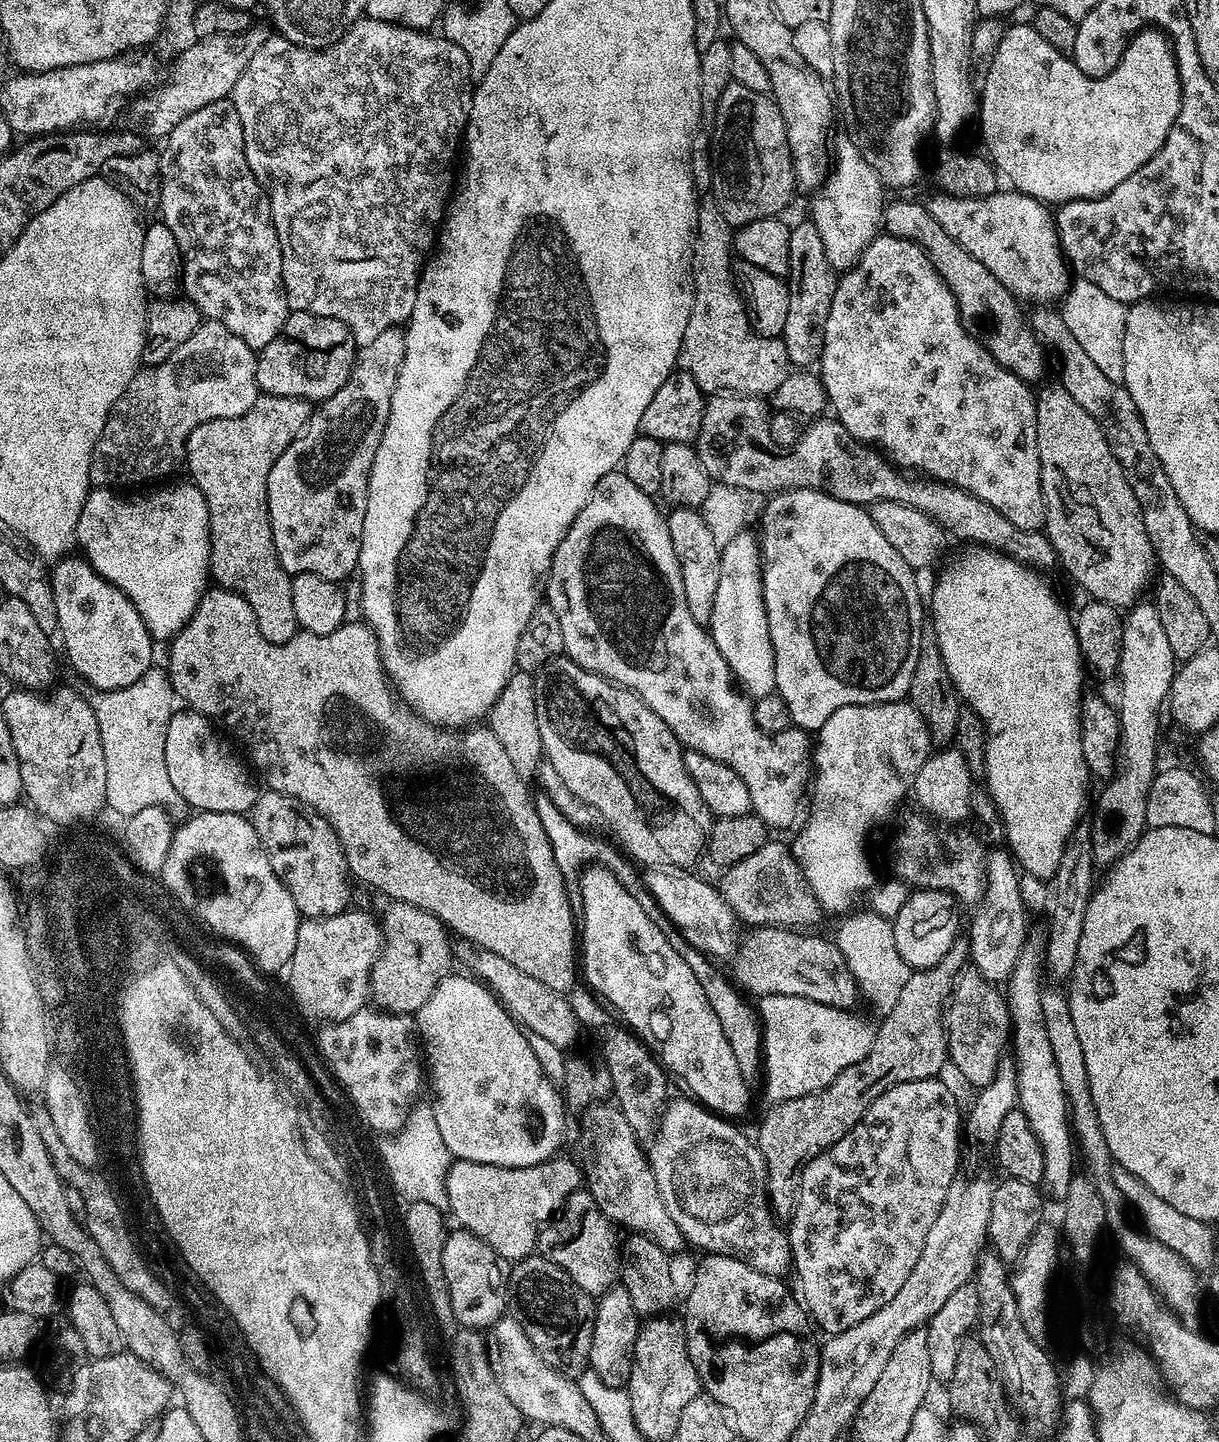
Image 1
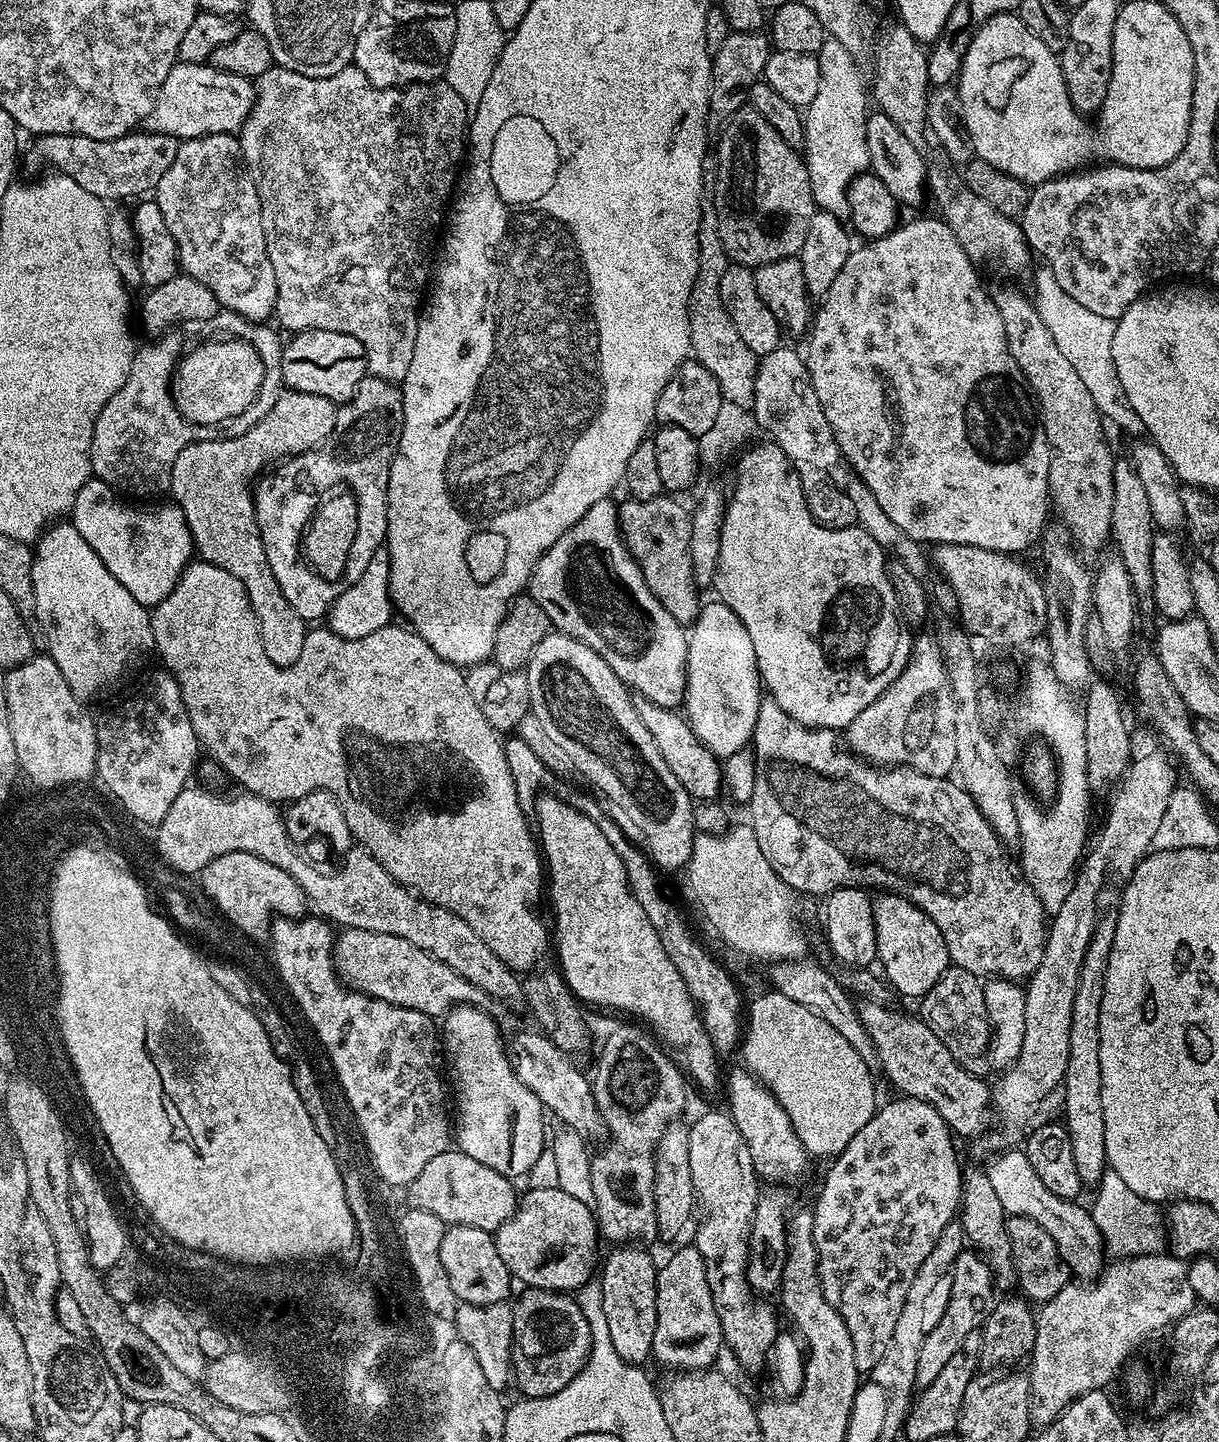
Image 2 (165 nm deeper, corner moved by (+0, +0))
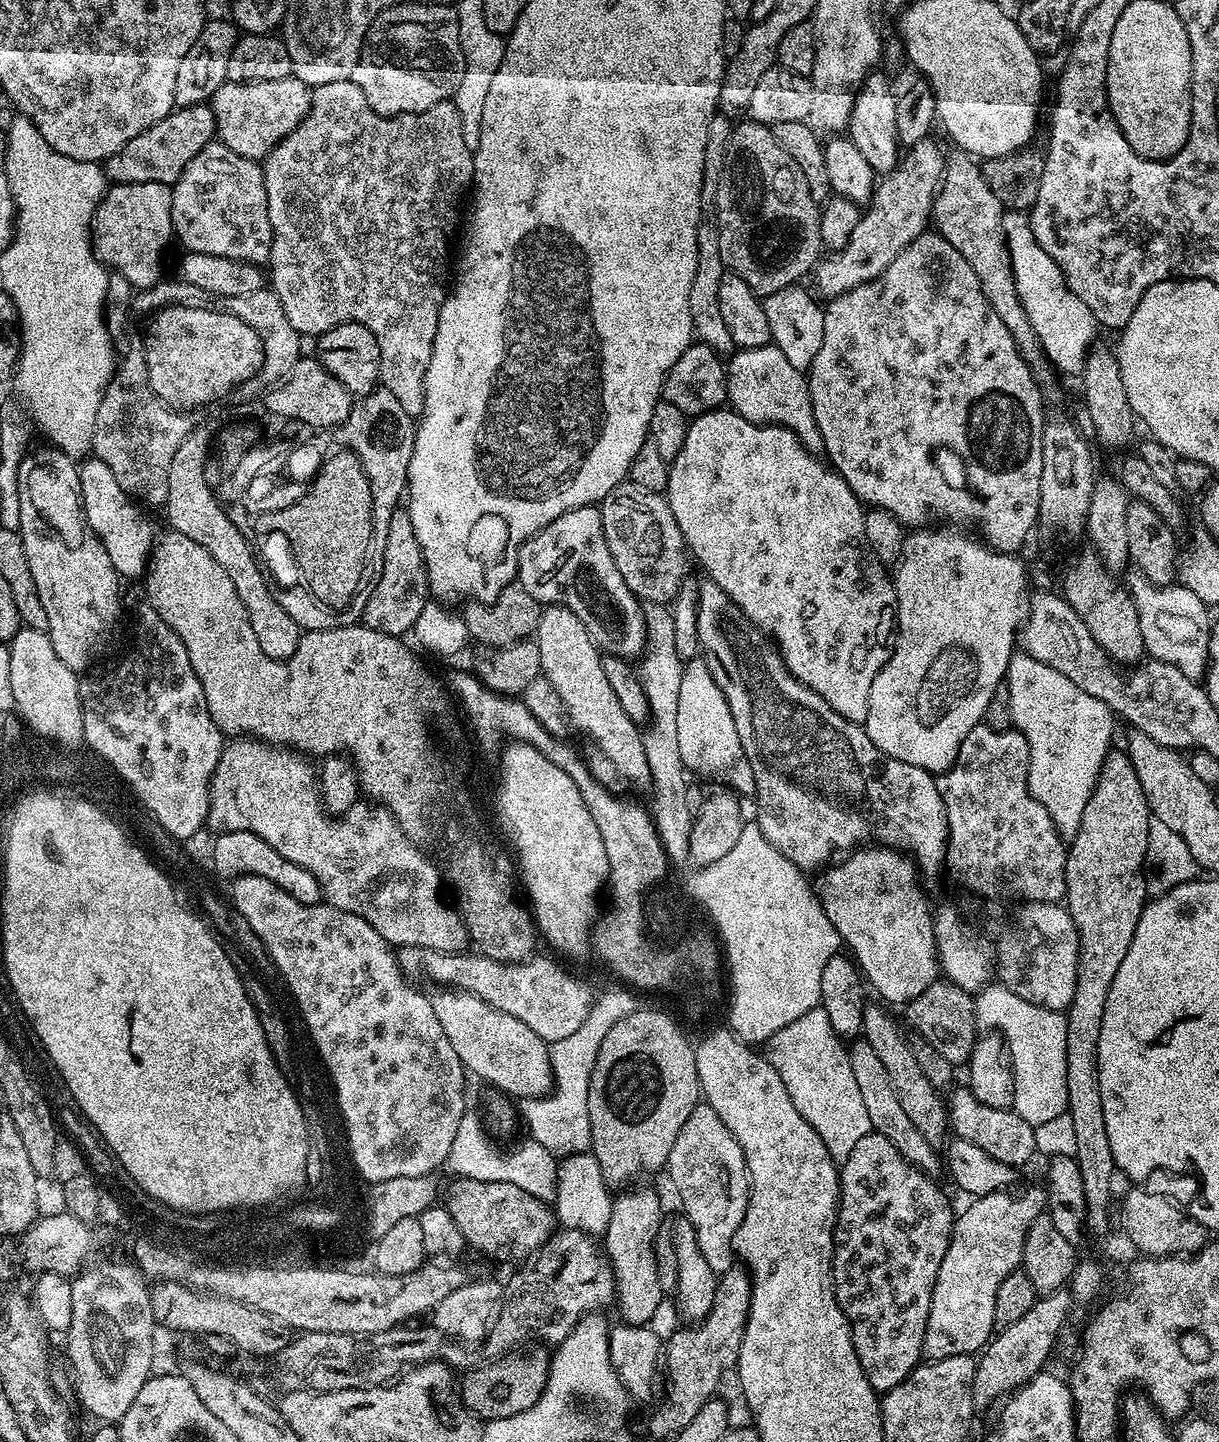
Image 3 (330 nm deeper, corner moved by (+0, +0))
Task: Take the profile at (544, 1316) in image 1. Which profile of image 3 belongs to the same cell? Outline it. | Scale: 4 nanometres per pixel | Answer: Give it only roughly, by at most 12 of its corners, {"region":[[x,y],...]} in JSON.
{"region":[[543,1347],[496,1358],[458,1388],[484,1422],[522,1414],[544,1393]]}

